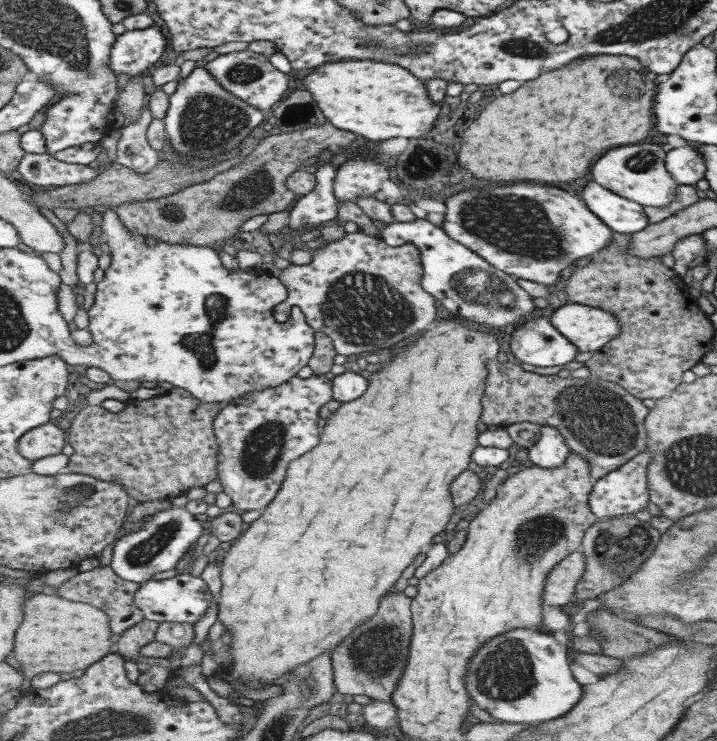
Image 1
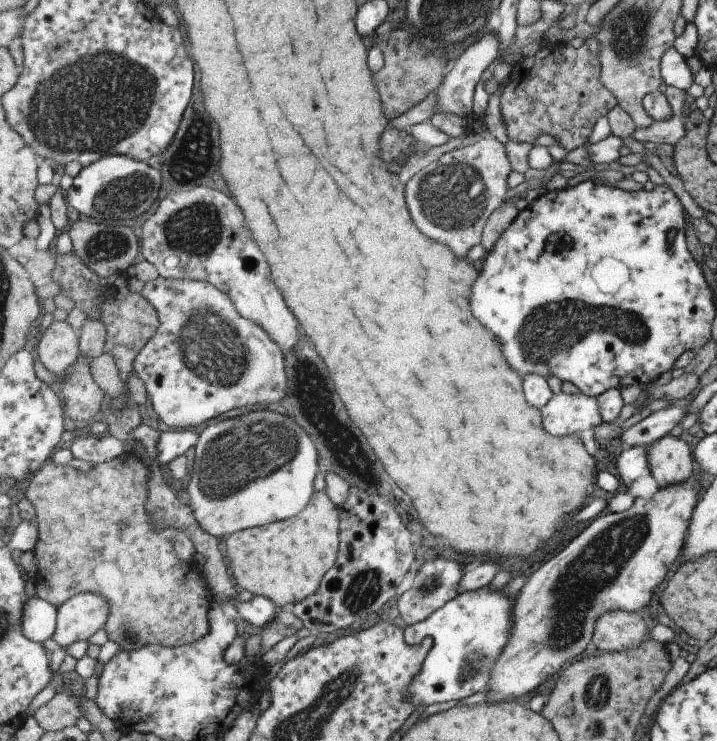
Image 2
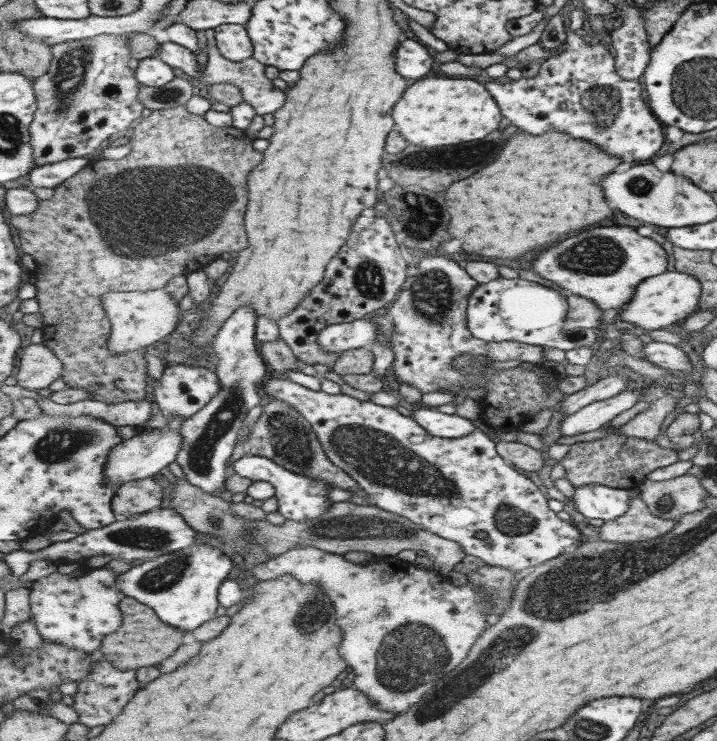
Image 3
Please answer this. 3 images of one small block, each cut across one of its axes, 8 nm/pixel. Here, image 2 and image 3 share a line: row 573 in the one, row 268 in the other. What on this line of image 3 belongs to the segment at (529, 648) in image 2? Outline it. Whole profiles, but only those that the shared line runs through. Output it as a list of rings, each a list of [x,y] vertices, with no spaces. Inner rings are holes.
[[[613,225],[611,228],[585,230],[569,240],[563,240],[563,244],[559,242],[539,256],[539,260],[535,262],[535,270],[567,293],[589,298],[603,310],[615,310],[634,299],[639,284],[644,280],[662,275],[667,270],[667,254],[659,242],[641,236],[637,229]]]

